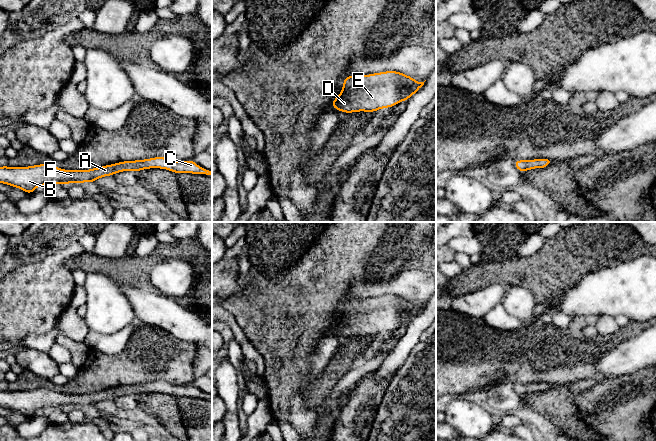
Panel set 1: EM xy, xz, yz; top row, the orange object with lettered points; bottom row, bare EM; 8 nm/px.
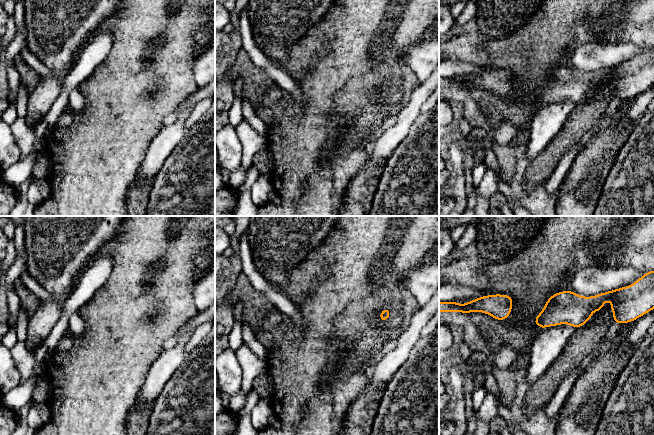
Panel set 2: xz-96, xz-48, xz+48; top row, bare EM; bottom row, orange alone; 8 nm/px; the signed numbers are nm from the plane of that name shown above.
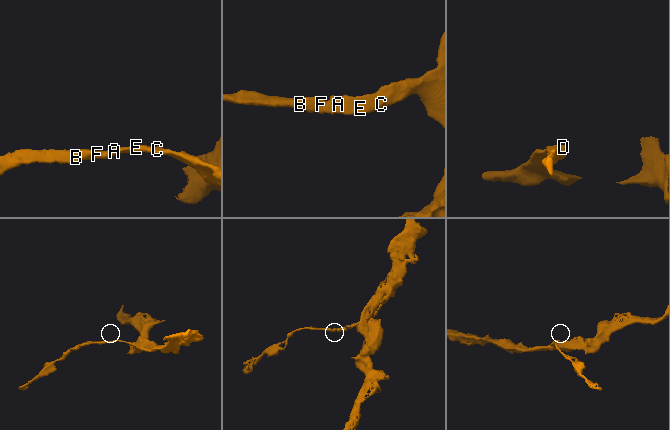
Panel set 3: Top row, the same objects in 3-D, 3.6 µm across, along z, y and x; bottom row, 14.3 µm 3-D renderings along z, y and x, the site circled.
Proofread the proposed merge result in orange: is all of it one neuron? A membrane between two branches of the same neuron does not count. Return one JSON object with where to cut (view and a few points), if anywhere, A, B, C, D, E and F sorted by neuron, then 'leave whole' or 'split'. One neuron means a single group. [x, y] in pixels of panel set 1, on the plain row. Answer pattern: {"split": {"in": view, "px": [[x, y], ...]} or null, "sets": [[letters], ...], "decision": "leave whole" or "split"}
{"split": null, "sets": [["A", "B", "C", "D", "E", "F"]], "decision": "leave whole"}

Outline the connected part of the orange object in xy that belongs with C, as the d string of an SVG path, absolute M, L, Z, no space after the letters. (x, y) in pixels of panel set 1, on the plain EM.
M153 381L143 384L121 385L115 388L92 392L89 394L66 394L48 388L37 388L27 391L0 391L0 407L8 408L13 412L20 412L26 418L35 416L38 410L69 407L82 407L112 400L119 396L139 396L143 393L159 392L170 394L176 398L190 397L212 400L212 394L205 393L192 383L175 385L166 381Z

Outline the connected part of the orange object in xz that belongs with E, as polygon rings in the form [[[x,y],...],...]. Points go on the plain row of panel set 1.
[[[399,295],[344,301],[342,316],[331,331],[343,337],[372,336],[407,325],[424,309]]]

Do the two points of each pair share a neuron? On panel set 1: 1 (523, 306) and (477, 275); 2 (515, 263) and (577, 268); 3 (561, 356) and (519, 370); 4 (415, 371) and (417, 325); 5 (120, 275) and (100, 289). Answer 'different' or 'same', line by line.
1: different
2: same
3: same
4: different
5: different

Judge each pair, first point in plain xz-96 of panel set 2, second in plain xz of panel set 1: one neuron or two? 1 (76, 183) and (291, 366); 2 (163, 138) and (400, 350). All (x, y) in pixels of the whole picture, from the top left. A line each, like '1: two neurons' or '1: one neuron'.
1: one neuron
2: one neuron

